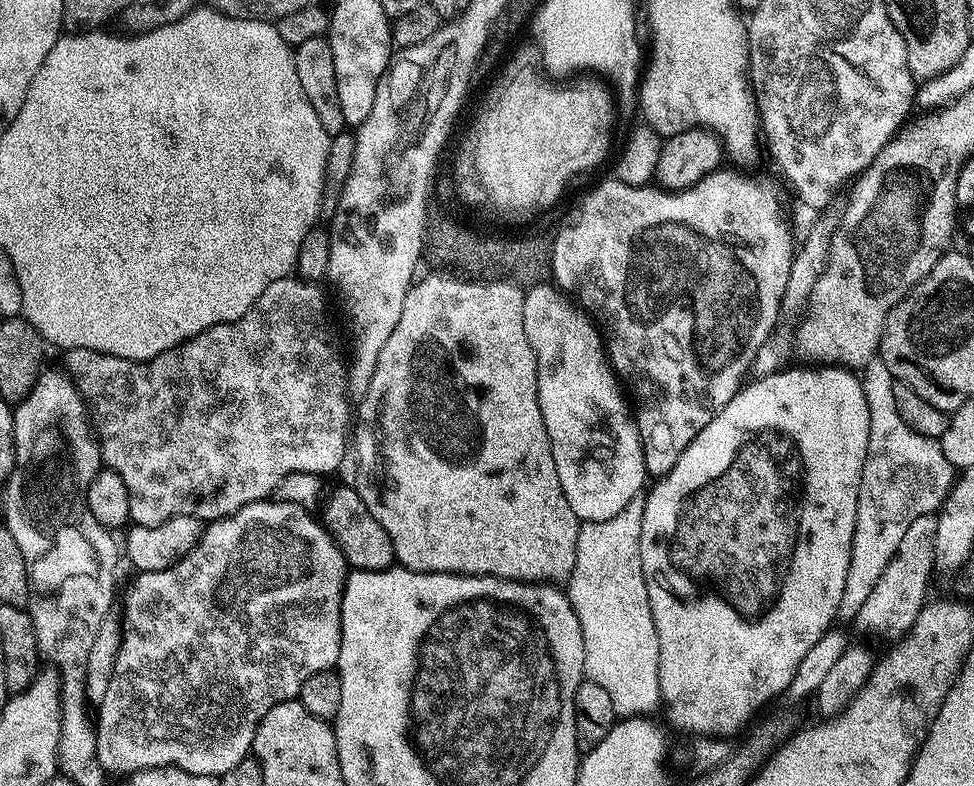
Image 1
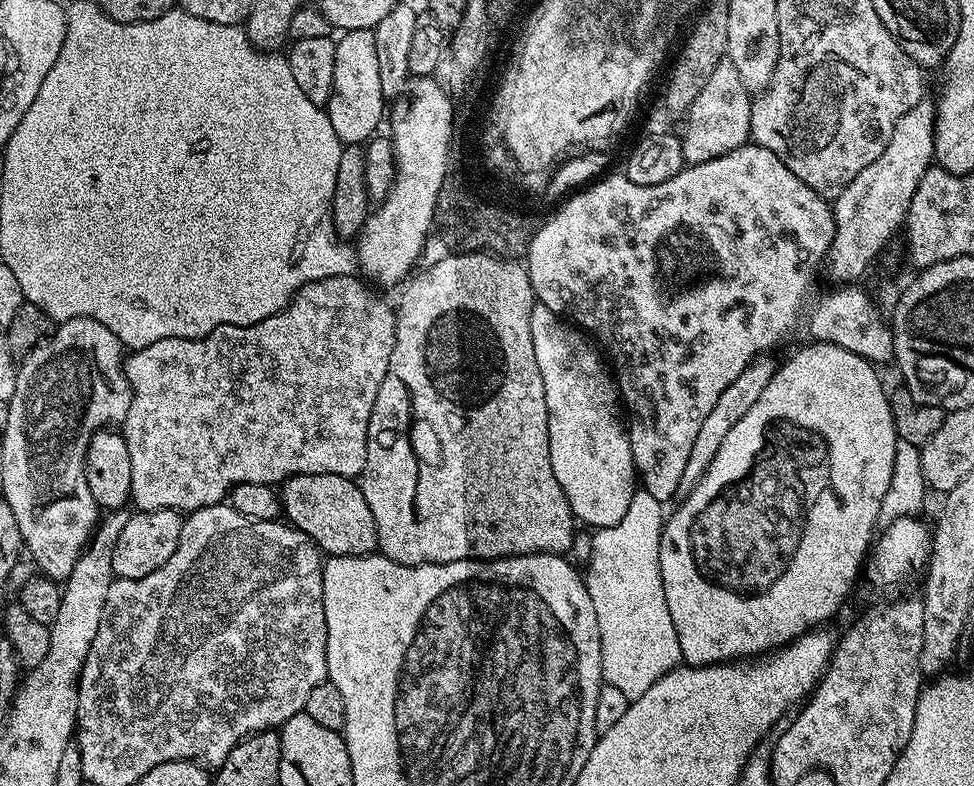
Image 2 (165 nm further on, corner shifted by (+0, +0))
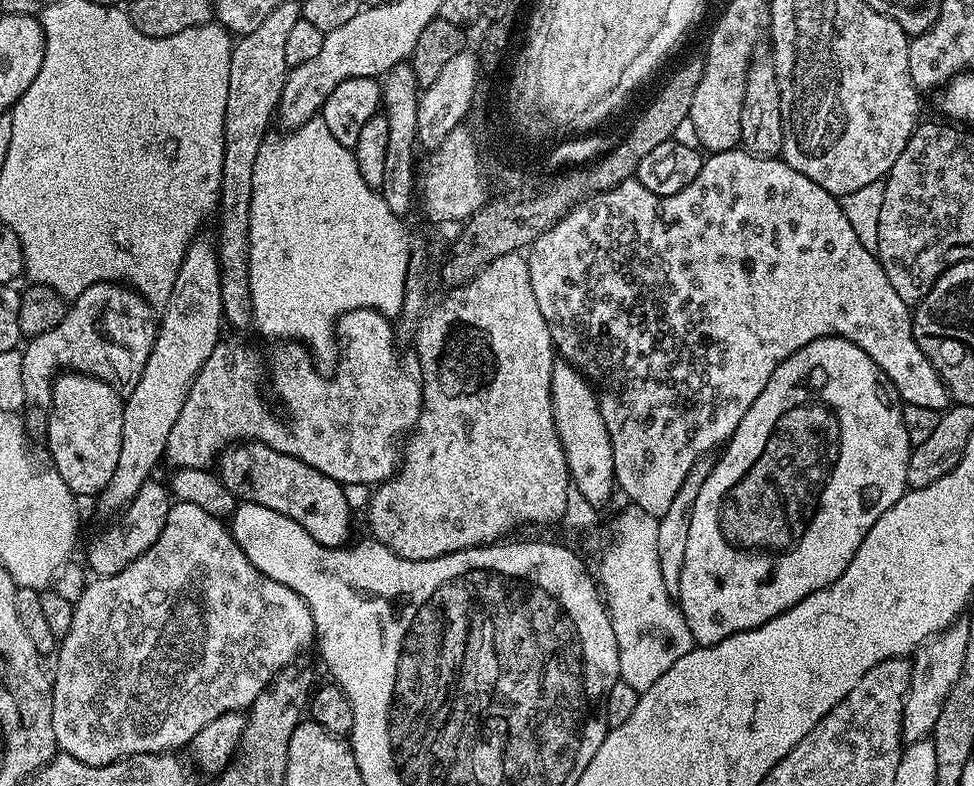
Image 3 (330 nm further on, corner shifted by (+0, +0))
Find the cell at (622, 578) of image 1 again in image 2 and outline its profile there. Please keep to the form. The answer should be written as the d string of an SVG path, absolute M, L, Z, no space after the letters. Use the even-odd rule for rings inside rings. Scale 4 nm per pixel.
M642 486L637 487L634 498L623 516L614 526L595 529L592 549L588 552L588 572L583 573L584 585L590 590L590 602L594 602L594 618L598 618L598 638L602 654L603 683L614 686L626 694L629 702L637 700L658 678L681 667L678 630L674 630L674 618L670 618L670 606L666 606L666 590L662 586L662 570L658 562L660 539L666 519L665 505Z

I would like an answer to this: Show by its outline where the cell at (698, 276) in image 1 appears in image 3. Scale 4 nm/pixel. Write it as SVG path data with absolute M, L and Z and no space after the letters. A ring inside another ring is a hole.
M740 146L725 152L713 152L705 159L702 170L698 170L698 178L694 178L694 182L690 182L690 186L678 190L678 194L670 194L669 196L659 196L646 190L646 186L639 184L635 178L624 180L618 186L600 192L597 196L589 196L587 200L574 205L559 222L550 226L550 230L546 230L530 245L526 252L526 259L530 270L530 286L534 286L534 299L538 301L538 310L542 310L542 318L546 318L546 326L550 330L552 343L557 353L569 364L576 367L583 376L586 376L589 384L596 389L596 401L599 402L602 410L602 422L606 422L606 430L610 434L610 446L614 450L615 487L624 491L635 507L646 510L646 514L651 516L659 518L666 514L666 510L673 505L673 499L677 497L678 490L682 488L691 467L705 459L706 454L712 454L708 452L714 451L713 453L715 453L717 449L727 444L728 439L734 434L734 430L738 430L738 422L742 422L742 418L746 418L746 410L750 410L750 406L754 406L754 398L758 398L758 394L762 394L762 389L766 387L766 382L770 382L770 374L774 374L774 370L778 370L778 366L782 362L786 362L786 358L790 358L790 354L802 350L802 346L806 346L818 338L841 336L854 342L854 346L862 346L862 350L866 350L866 354L870 354L870 358L874 358L874 362L879 366L881 373L894 386L894 390L904 404L926 406L927 409L939 413L949 407L950 397L947 386L941 382L940 375L934 370L930 358L926 358L926 354L922 354L922 350L914 338L914 330L912 329L913 309L906 302L902 302L902 298L898 298L894 286L890 286L890 278L886 278L886 270L882 270L876 253L866 250L866 246L862 246L862 242L858 242L858 234L854 234L854 226L850 226L850 218L846 218L843 203L826 190L822 190L822 186L818 186L818 182L810 182L810 178L806 178L806 174L798 174L798 170L794 170L782 158L756 156L753 152L745 152Z

